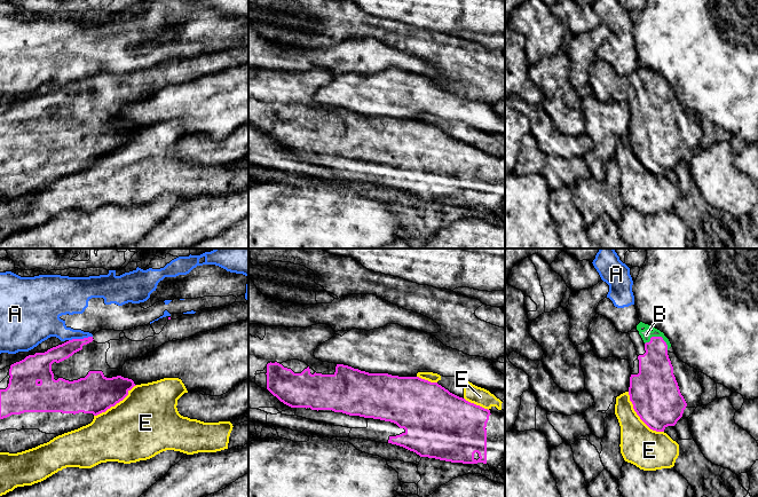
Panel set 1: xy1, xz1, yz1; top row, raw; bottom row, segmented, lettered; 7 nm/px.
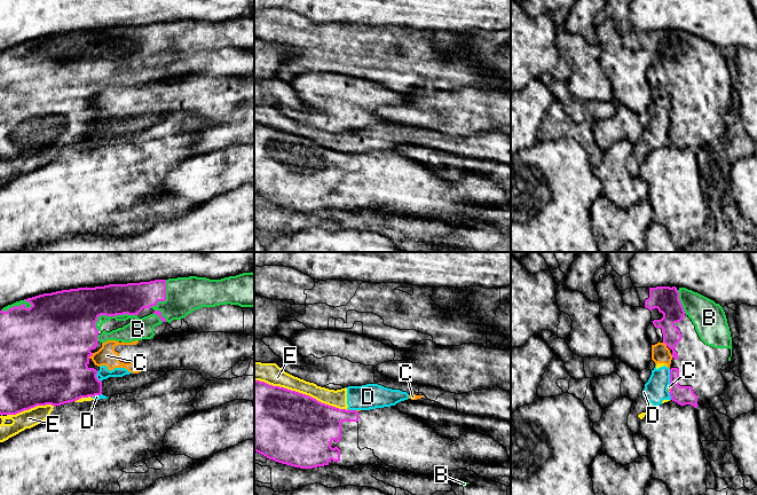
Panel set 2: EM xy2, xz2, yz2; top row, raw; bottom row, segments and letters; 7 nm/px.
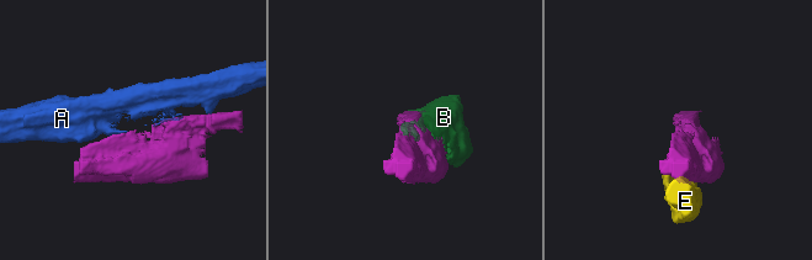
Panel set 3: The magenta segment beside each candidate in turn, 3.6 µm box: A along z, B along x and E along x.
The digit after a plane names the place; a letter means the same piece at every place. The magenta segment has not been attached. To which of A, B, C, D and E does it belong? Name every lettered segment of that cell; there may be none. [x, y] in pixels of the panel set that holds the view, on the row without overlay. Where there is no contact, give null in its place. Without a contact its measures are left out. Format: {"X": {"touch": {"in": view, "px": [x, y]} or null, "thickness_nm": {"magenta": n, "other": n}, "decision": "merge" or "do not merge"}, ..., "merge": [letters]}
{"A": {"touch": {"in": "xy1", "px": [80, 83]}, "thickness_nm": {"magenta": 120, "other": 180}, "decision": "do not merge"}, "B": {"touch": {"in": "xy2", "px": [113, 59]}, "thickness_nm": {"magenta": 280, "other": 160}, "decision": "merge"}, "C": {"touch": {"in": "xy2", "px": [91, 99]}, "thickness_nm": {"magenta": 480, "other": 140}, "decision": "do not merge"}, "D": {"touch": {"in": "yz2", "px": [670, 120]}, "thickness_nm": {"magenta": 130, "other": 170}, "decision": "do not merge"}, "E": {"touch": {"in": "xz2", "px": [300, 136]}, "thickness_nm": {"magenta": 500, "other": 150}, "decision": "do not merge"}, "merge": ["B"]}

